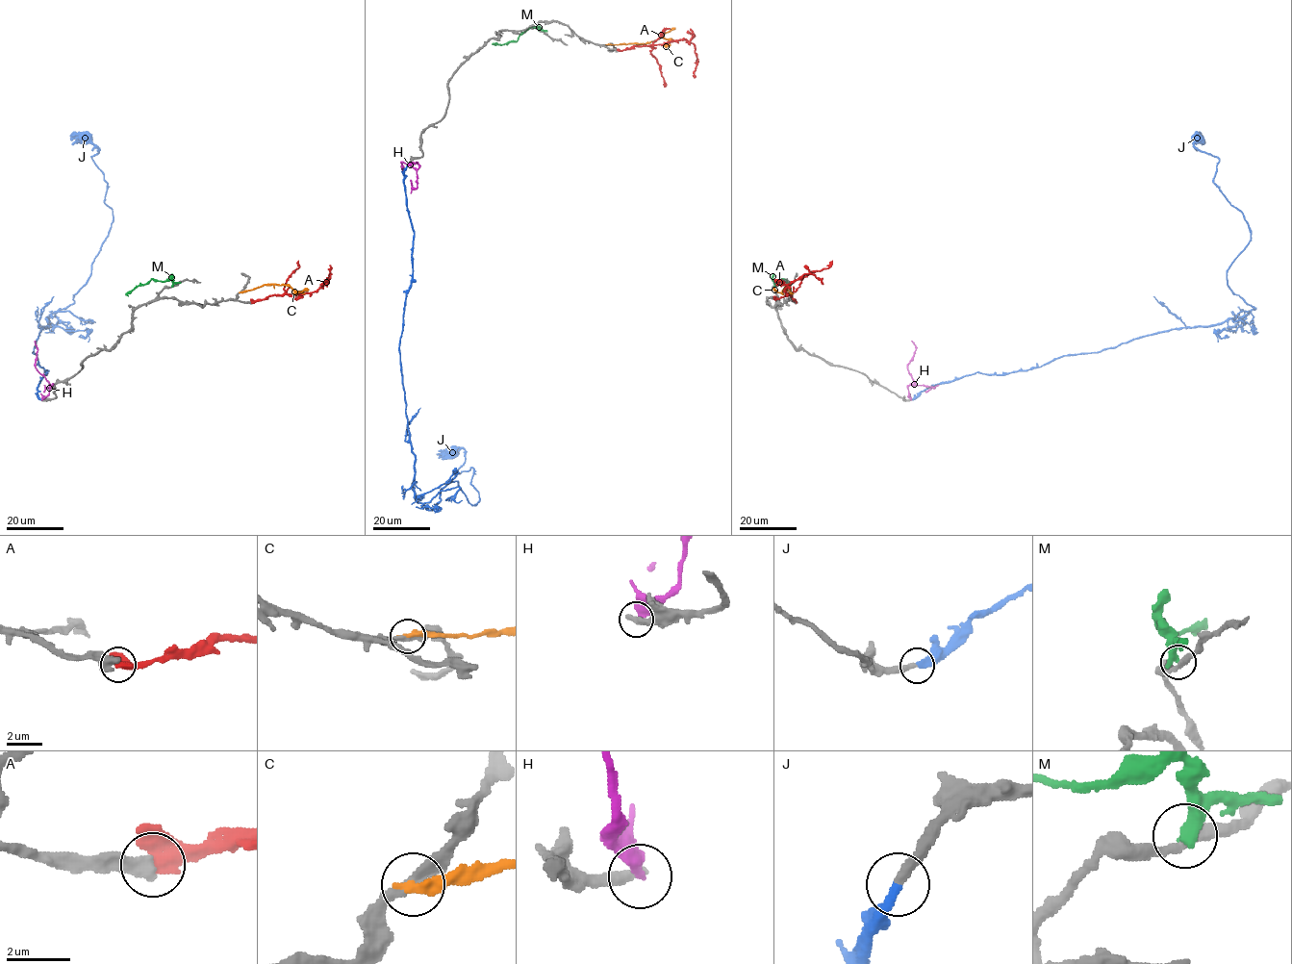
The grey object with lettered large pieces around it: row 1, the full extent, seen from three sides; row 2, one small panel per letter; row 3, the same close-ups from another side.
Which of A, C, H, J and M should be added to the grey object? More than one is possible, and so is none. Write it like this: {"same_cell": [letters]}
{"same_cell": ["J"]}

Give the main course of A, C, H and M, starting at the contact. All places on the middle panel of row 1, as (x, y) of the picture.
A: (618, 50), (687, 39), (695, 47), (697, 61), (694, 77)
C: (607, 44), (649, 43), (674, 28)
H: (408, 165), (416, 163), (418, 167), (416, 169), (401, 163), (404, 170), (401, 165)
M: (539, 30), (537, 26), (529, 28), (517, 41), (494, 43)

